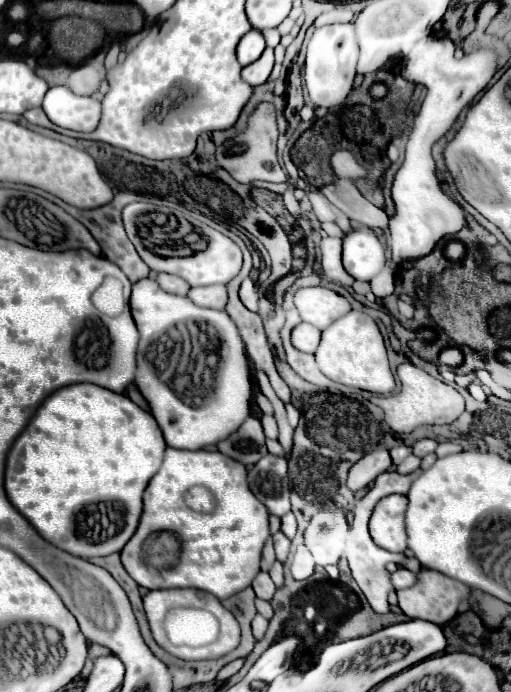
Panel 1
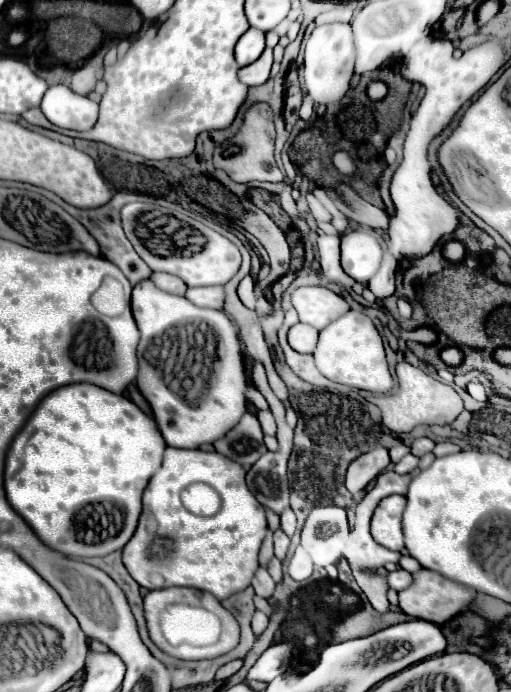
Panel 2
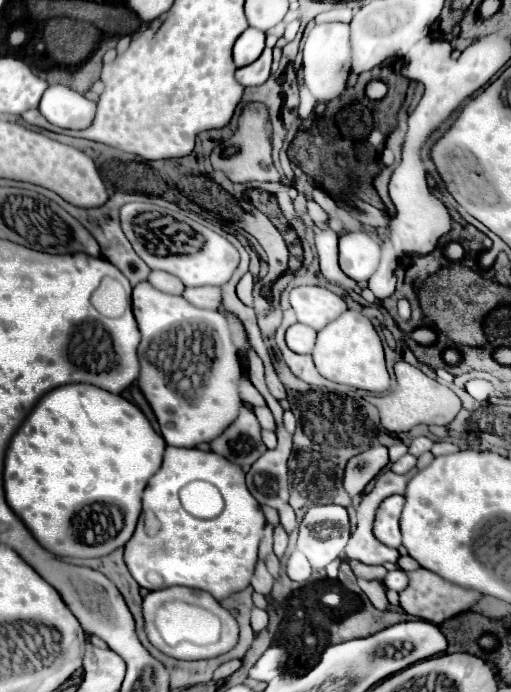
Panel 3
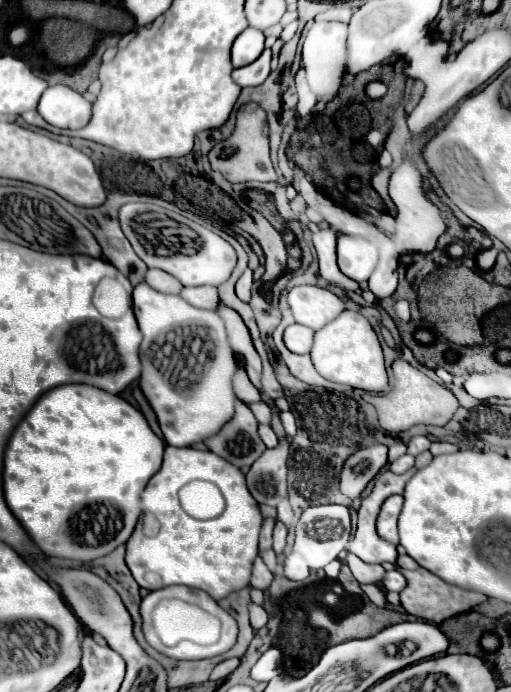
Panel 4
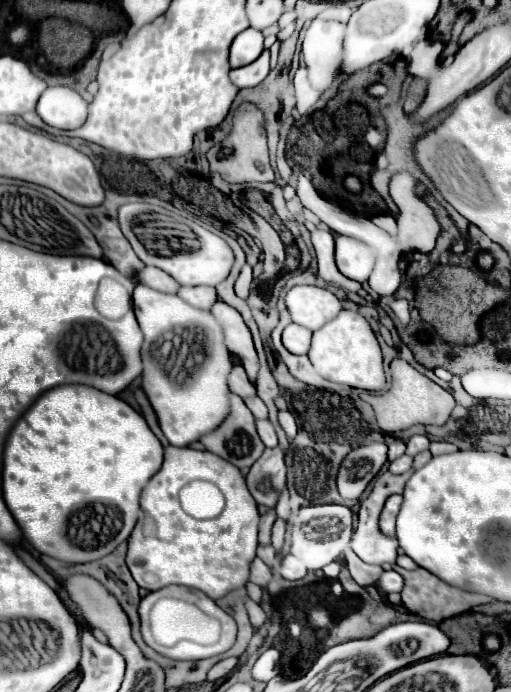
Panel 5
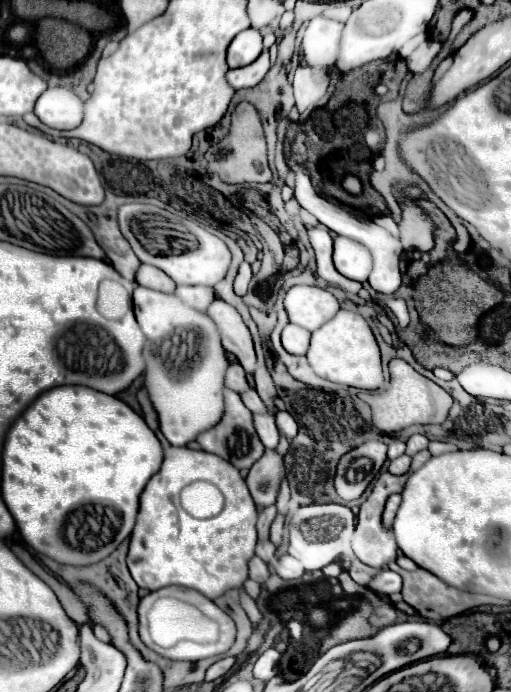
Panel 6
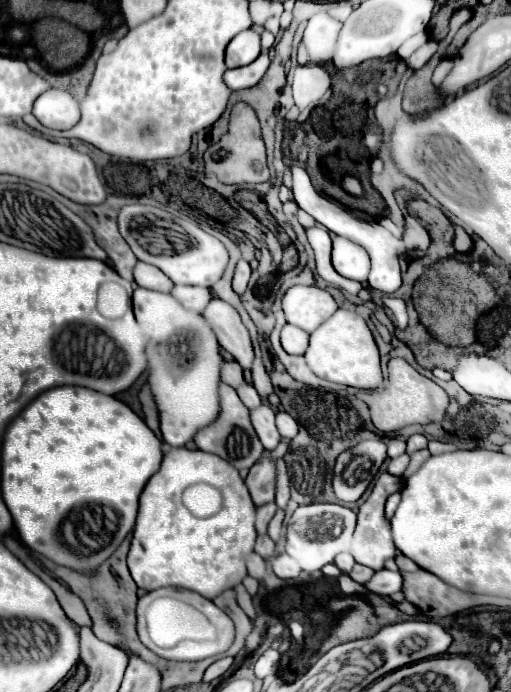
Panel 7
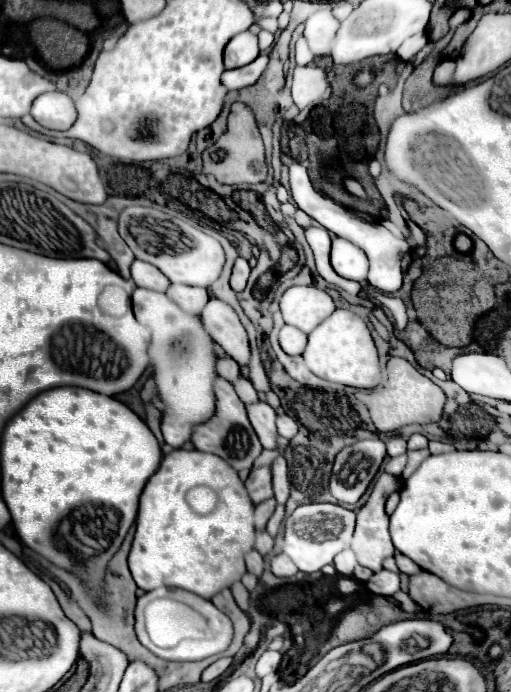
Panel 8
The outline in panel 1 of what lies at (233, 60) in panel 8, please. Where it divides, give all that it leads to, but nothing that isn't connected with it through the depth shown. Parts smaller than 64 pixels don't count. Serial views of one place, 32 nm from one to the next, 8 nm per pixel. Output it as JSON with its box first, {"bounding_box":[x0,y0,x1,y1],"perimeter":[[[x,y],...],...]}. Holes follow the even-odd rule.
{"bounding_box":[238,30,266,66],"perimeter":[[[250,30],[246,36],[242,36],[242,40],[238,44],[238,62],[242,66],[256,62],[262,56],[264,48],[266,48],[264,36],[258,30]]]}

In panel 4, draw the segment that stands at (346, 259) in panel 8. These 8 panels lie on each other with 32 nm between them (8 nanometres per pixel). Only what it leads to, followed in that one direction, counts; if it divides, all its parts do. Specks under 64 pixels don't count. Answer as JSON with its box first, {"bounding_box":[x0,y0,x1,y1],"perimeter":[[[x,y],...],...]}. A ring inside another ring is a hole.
{"bounding_box":[338,236,378,284],"perimeter":[[[338,236],[338,266],[348,278],[366,284],[376,268],[376,260],[378,252],[372,242],[362,236]]]}

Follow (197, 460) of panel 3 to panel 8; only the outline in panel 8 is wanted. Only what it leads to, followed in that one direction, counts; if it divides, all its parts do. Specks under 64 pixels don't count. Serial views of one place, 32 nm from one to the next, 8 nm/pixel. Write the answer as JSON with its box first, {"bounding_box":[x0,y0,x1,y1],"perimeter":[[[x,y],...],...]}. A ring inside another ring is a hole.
{"bounding_box":[128,448,254,600],"perimeter":[[[184,448],[168,452],[160,464],[160,470],[148,480],[140,496],[136,534],[128,556],[128,566],[138,588],[142,590],[154,590],[160,586],[182,588],[210,600],[220,590],[230,588],[246,574],[244,554],[253,546],[254,504],[244,488],[244,482],[238,478],[238,472],[228,462],[220,460],[220,456],[214,454],[204,454],[200,450],[184,450]],[[198,484],[210,486],[212,490],[218,492],[220,498],[218,508],[208,516],[200,516],[192,512],[184,500],[186,492]]]}

